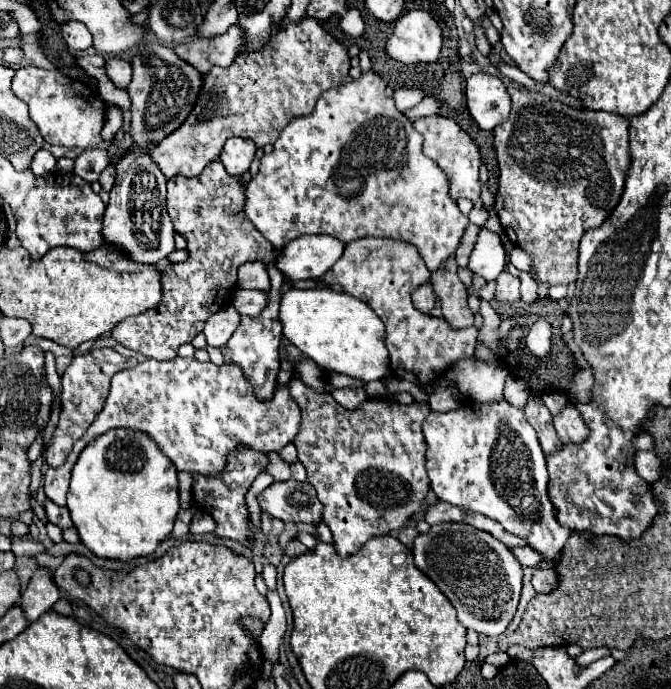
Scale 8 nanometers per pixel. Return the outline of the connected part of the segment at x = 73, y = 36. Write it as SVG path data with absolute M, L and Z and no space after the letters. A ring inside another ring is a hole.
M65 23L61 27L63 39L71 51L84 51L91 47L91 33L81 23Z

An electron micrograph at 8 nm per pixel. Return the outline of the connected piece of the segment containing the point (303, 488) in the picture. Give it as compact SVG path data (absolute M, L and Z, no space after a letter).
M295 479L275 481L263 493L257 495L261 509L281 521L289 523L319 523L321 503L315 489L309 483L299 483Z

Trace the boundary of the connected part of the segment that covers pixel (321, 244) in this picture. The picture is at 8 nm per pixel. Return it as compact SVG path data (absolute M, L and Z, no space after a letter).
M305 235L281 249L275 267L291 281L319 279L335 265L343 249L345 245L329 235Z

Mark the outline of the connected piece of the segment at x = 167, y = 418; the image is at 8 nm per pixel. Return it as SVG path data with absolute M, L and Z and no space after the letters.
M175 357L169 361L145 359L133 369L123 369L113 377L109 397L99 417L73 445L65 463L45 473L45 495L57 505L65 505L71 469L79 453L107 429L141 429L161 445L179 471L215 477L225 471L229 453L239 447L251 451L279 451L295 439L299 425L301 409L291 397L289 385L277 387L273 399L261 401L255 397L253 385L245 379L239 365L231 363L219 367L211 361L199 363L193 357Z

